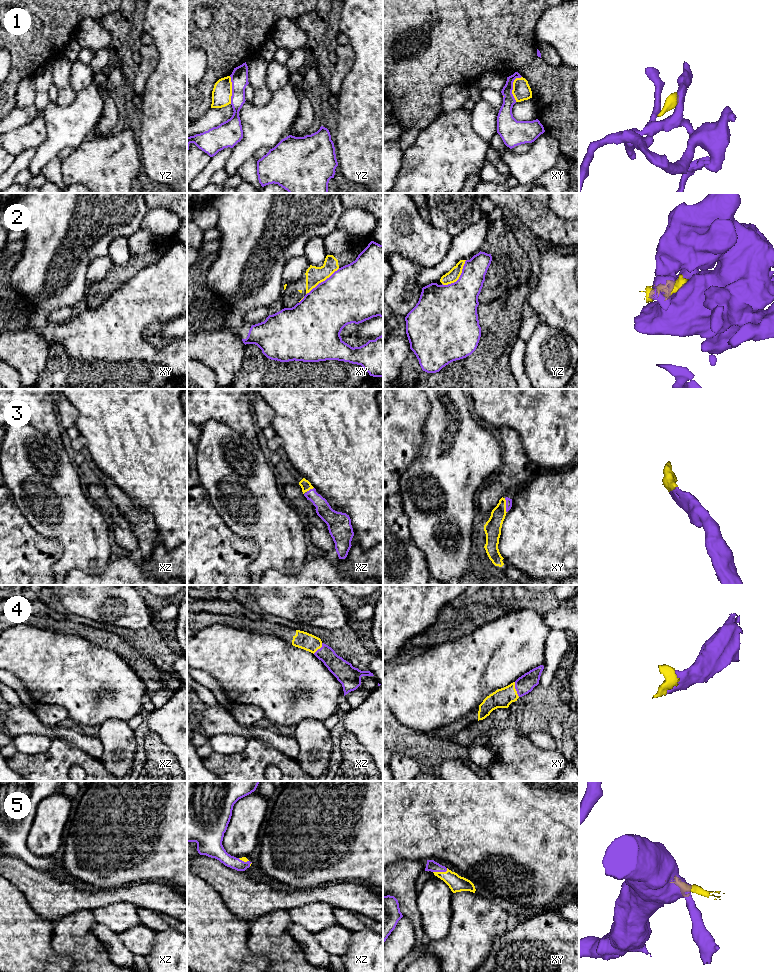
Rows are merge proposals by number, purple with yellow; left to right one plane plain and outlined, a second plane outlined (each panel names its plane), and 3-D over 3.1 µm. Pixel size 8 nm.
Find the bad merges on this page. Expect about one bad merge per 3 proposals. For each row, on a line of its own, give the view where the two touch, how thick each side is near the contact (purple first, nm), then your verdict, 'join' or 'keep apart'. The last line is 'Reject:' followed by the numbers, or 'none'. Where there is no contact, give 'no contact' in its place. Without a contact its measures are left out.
1: xy | 130/150 nm | keep apart
2: yz | 380/100 nm | keep apart
3: xy | 50/140 nm | join
4: xy | 140/160 nm | join
5: xy | 90/140 nm | join
Reject: 1, 2

